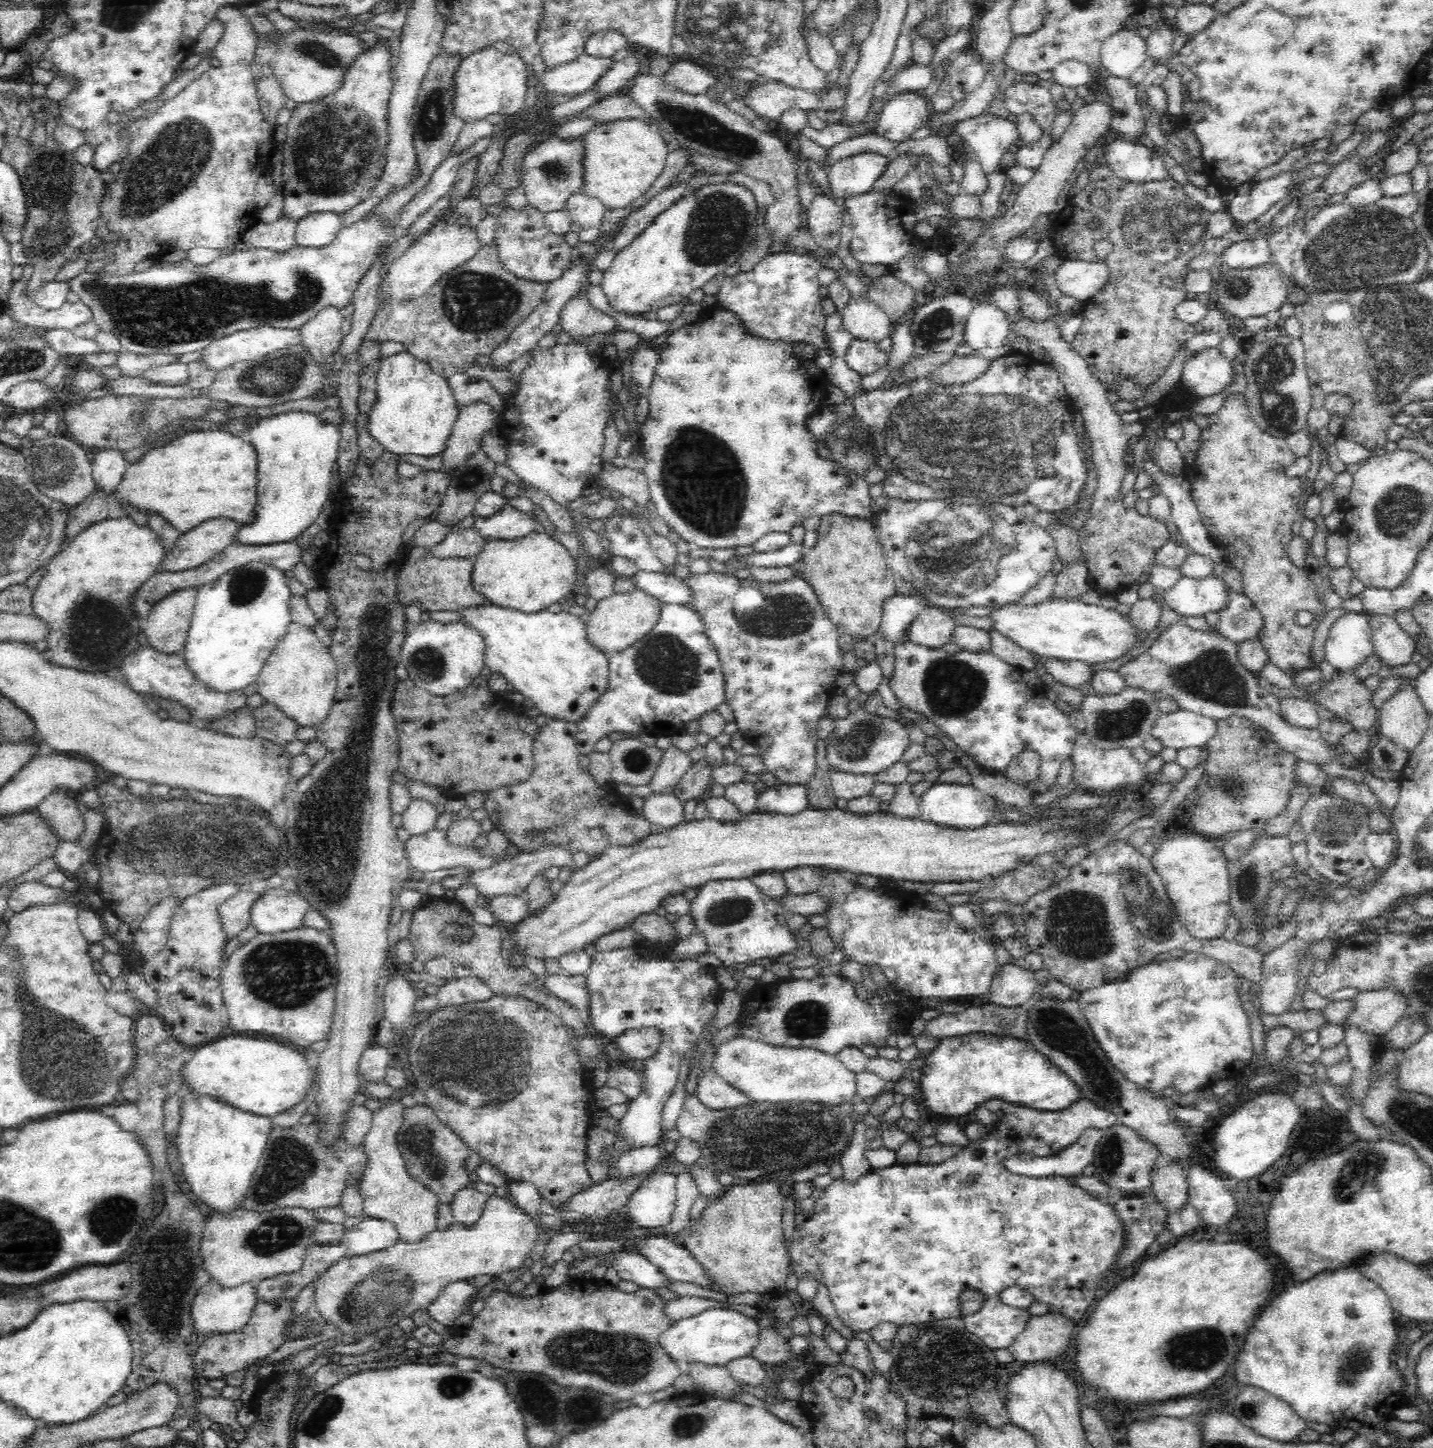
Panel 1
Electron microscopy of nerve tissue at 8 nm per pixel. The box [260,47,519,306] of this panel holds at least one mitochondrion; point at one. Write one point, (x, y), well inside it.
(327, 163)

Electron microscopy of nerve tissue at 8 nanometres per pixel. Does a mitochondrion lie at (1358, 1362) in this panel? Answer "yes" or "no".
yes

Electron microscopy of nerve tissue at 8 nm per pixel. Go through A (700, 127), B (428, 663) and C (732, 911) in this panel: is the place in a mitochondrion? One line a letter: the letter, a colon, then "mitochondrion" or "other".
A: mitochondrion
B: mitochondrion
C: mitochondrion

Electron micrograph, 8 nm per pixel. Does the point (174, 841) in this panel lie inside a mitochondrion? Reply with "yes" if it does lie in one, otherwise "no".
yes

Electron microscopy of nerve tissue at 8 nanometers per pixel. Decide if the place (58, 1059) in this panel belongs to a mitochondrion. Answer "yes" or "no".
yes

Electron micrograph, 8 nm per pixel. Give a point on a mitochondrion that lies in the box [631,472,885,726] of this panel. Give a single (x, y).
(784, 615)

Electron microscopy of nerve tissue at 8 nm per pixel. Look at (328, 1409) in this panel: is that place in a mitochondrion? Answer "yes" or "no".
yes

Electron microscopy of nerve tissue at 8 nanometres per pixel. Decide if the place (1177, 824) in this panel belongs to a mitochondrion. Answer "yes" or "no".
no

